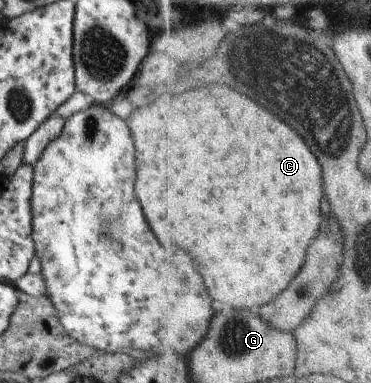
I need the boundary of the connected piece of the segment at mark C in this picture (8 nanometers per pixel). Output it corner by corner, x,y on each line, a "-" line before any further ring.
211,85
211,87
197,89
197,91
187,91
179,97
159,97
157,103
153,101
149,105
145,103
145,105
134,108
124,122
131,131
131,137
135,143
134,168
137,177
133,185
133,195
143,211
143,217
149,229
157,237
157,241
163,241
163,245
171,241
175,241
175,245
183,245
183,249
187,249
191,257
195,257
197,269
199,273
203,273
203,279
205,279
205,285
211,297
225,305
256,310
282,294
285,287
289,287
289,283
303,267
307,247
317,237
319,225
323,221
323,213
321,213
321,201
325,193
323,191
323,169
315,153
309,149
309,145
287,123
273,117
271,111
267,111
265,107
257,105
249,97
225,85

